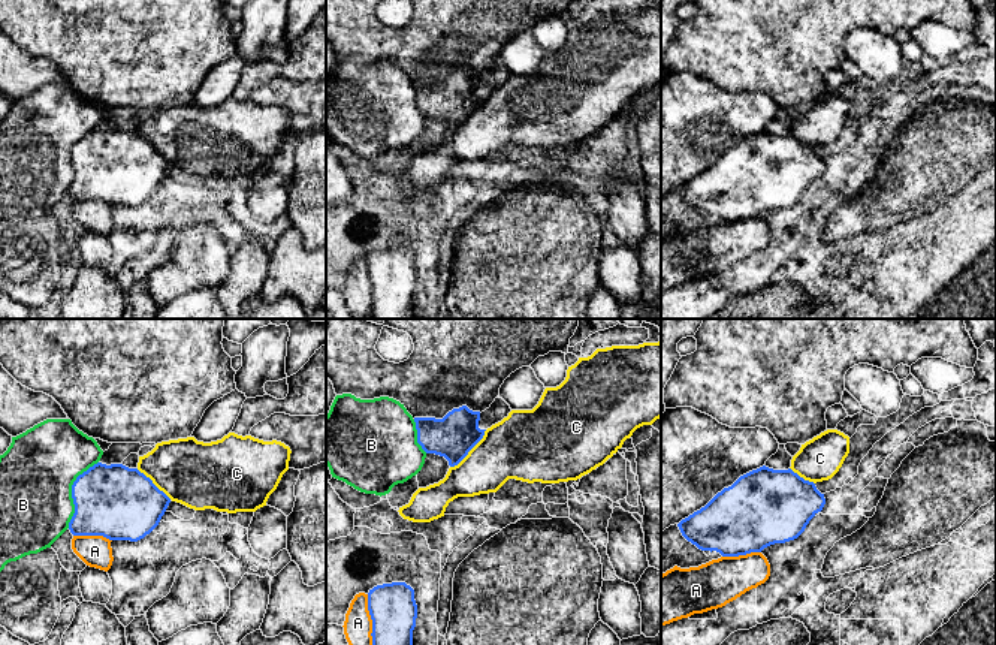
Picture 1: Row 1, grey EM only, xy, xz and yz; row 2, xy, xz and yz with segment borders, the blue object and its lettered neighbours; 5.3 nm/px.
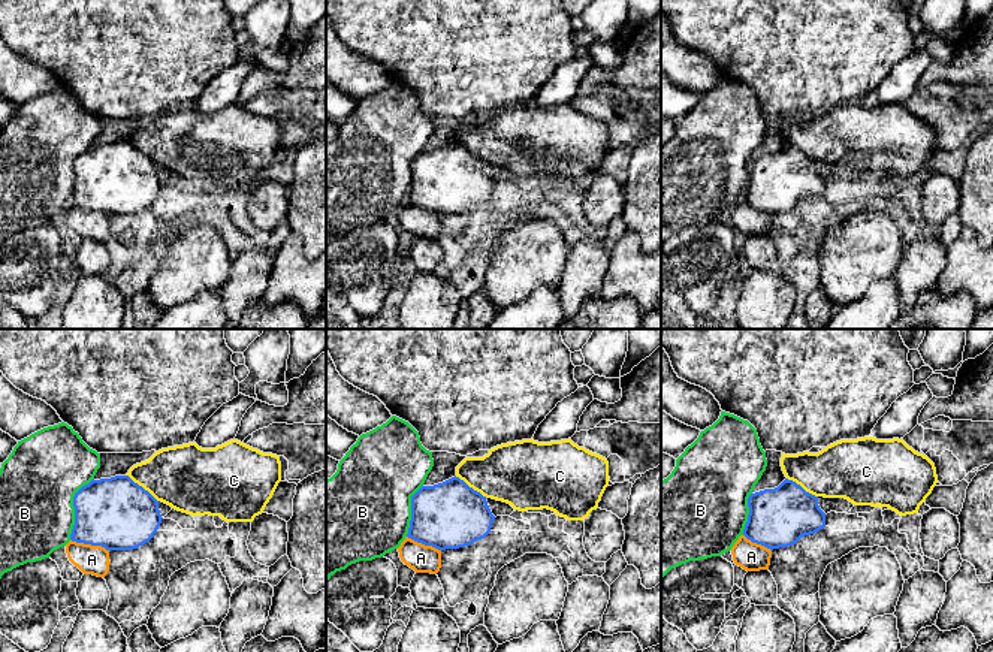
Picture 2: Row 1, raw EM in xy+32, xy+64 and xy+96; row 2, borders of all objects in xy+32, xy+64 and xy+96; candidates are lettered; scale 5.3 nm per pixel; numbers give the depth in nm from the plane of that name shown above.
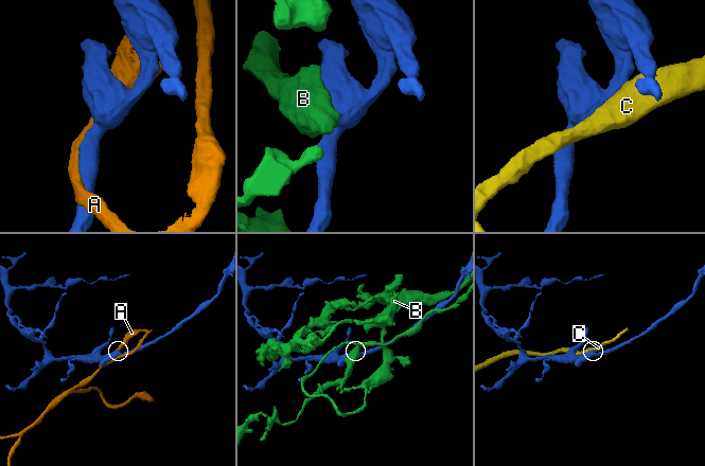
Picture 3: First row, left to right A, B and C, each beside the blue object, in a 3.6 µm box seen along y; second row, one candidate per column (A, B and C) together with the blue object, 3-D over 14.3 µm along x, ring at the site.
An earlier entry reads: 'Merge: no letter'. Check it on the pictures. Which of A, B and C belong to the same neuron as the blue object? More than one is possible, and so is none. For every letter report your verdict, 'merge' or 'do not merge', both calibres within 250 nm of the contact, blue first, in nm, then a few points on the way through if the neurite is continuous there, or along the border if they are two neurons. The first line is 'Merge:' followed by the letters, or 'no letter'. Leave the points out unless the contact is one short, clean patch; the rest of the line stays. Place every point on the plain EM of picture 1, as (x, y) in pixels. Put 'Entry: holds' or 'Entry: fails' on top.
Entry: holds
Merge: no letter
A: do not merge; 260 nm thick on the blue side, 160 nm on the other
B: do not merge; 400 nm thick on the blue side, 400 nm on the other
C: do not merge; 240 nm thick on the blue side, 340 nm on the other

